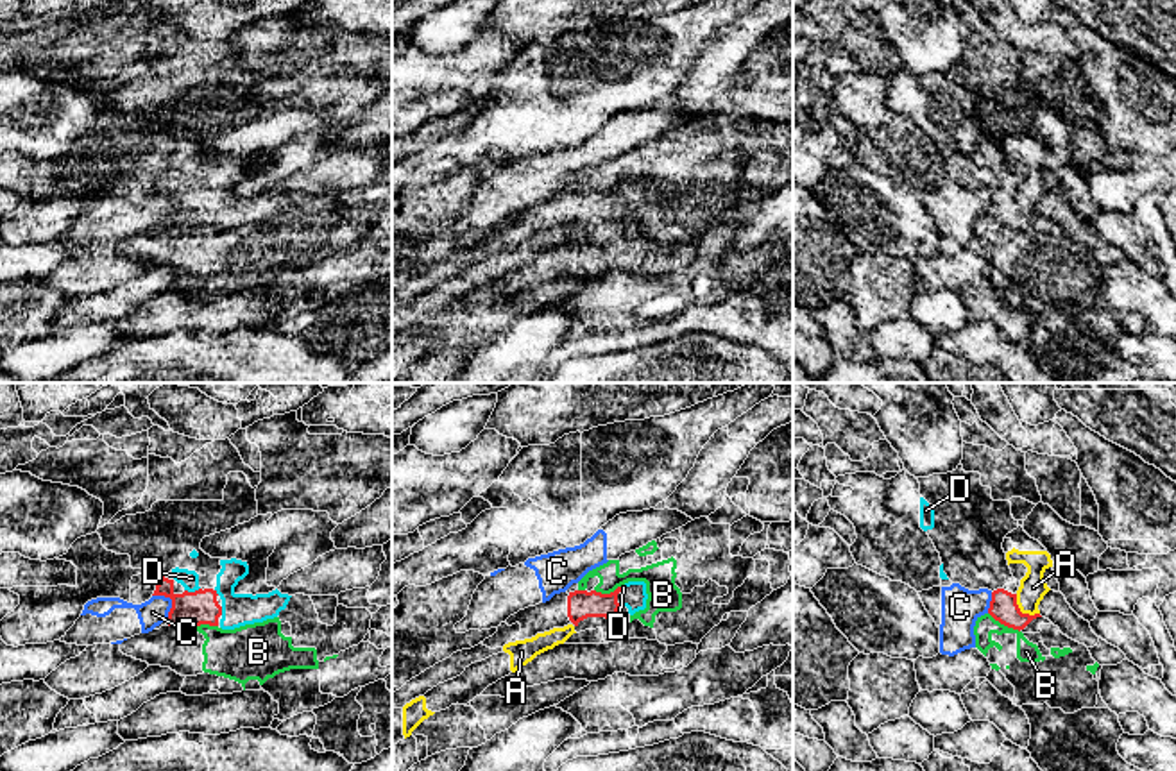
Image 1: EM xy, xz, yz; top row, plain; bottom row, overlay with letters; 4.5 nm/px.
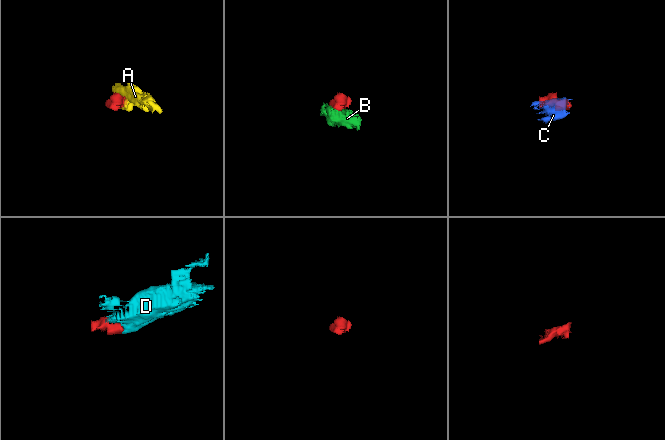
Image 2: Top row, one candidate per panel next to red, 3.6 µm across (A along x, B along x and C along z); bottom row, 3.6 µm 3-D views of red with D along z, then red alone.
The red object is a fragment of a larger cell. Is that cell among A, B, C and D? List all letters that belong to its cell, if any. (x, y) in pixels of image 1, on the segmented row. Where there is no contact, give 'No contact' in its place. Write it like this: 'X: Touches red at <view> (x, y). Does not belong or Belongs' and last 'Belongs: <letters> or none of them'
A: Touches red at yz (1021, 612). Does not belong
B: Touches red at yz (1005, 625). Does not belong
C: Touches red at xy (172, 601). Does not belong
D: Touches red at xy (192, 593). Belongs
Belongs: D

